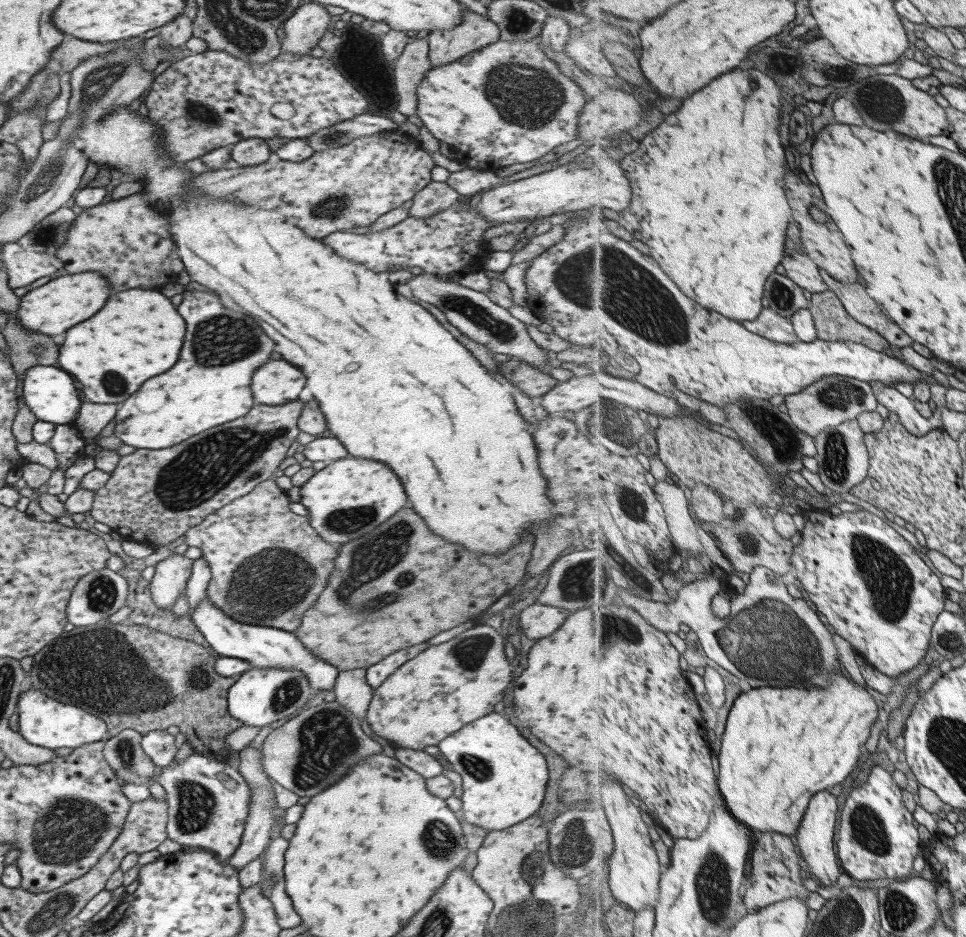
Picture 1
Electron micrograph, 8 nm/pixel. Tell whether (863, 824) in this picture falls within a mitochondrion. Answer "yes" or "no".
yes

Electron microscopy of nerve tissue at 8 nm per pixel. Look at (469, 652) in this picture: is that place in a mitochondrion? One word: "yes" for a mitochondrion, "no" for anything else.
yes

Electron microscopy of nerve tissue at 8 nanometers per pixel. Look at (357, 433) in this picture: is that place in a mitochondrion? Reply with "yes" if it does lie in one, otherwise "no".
no

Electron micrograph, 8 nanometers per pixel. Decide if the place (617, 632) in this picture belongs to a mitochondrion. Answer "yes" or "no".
yes

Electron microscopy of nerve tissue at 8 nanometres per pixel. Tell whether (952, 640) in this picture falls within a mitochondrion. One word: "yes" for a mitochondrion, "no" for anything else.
yes

